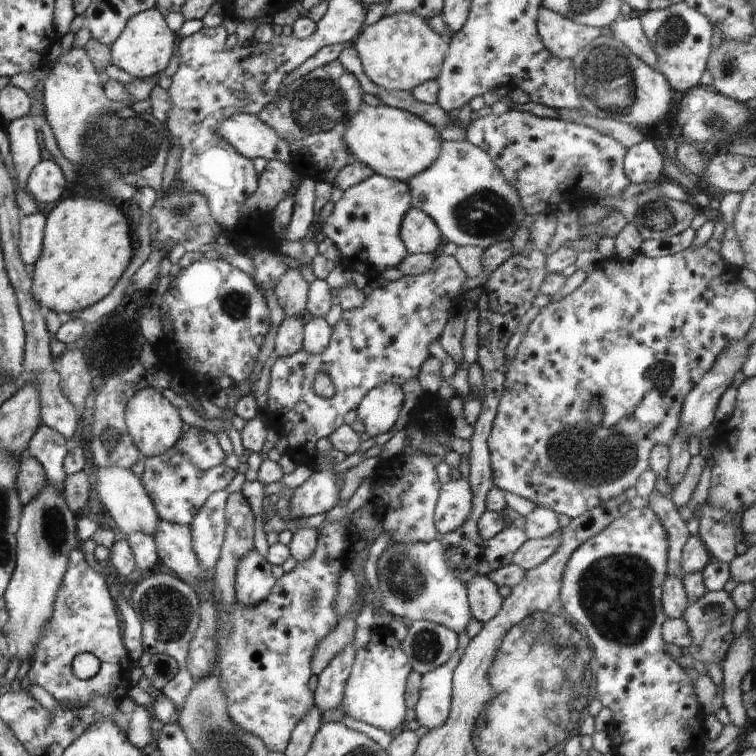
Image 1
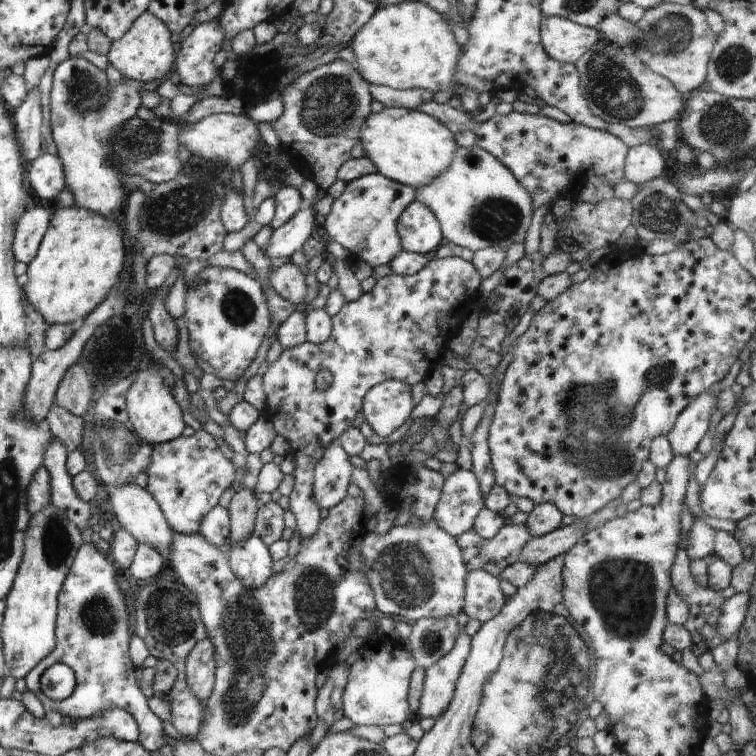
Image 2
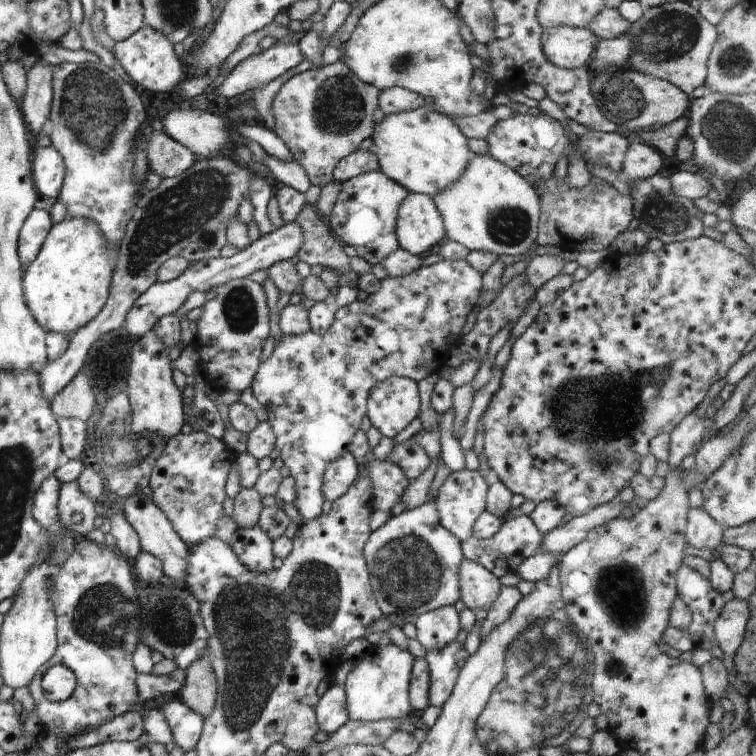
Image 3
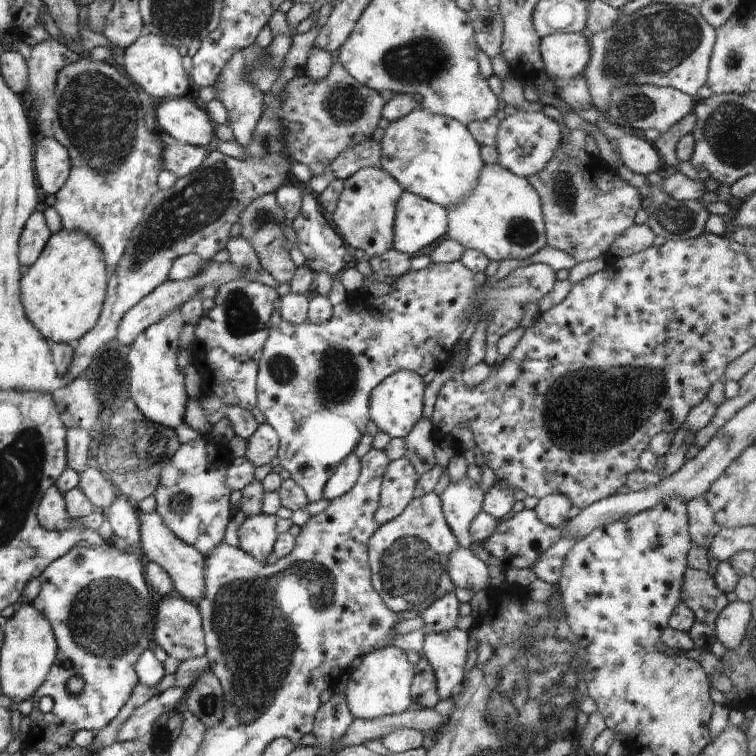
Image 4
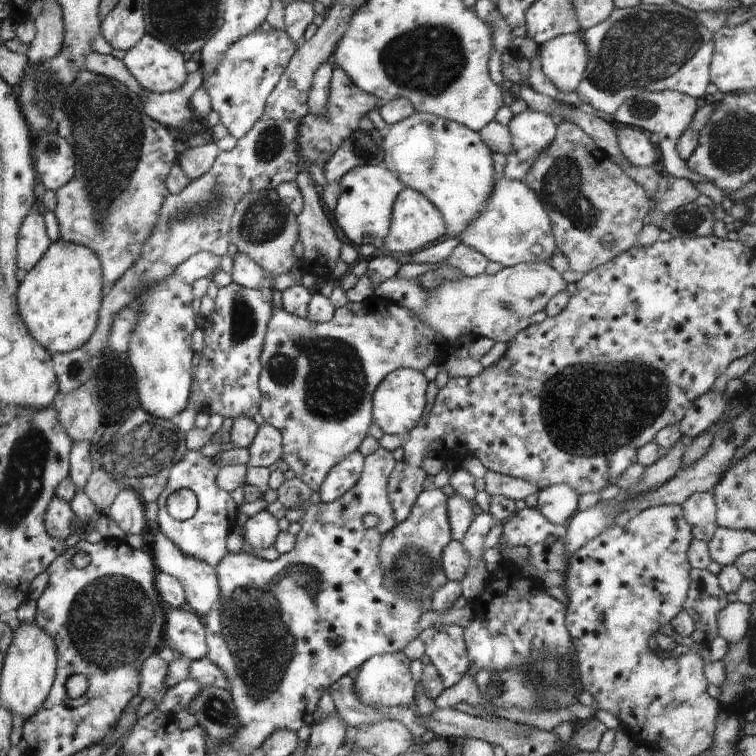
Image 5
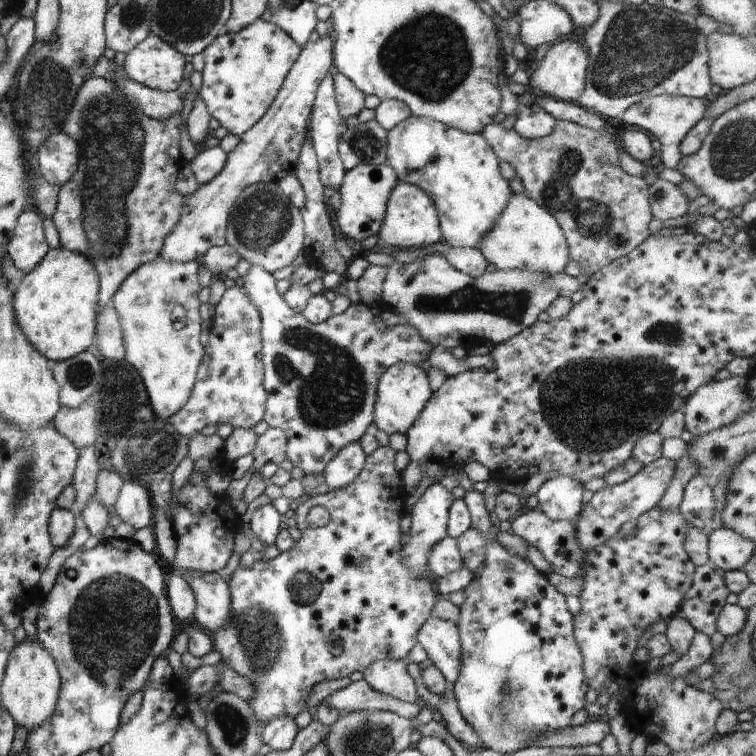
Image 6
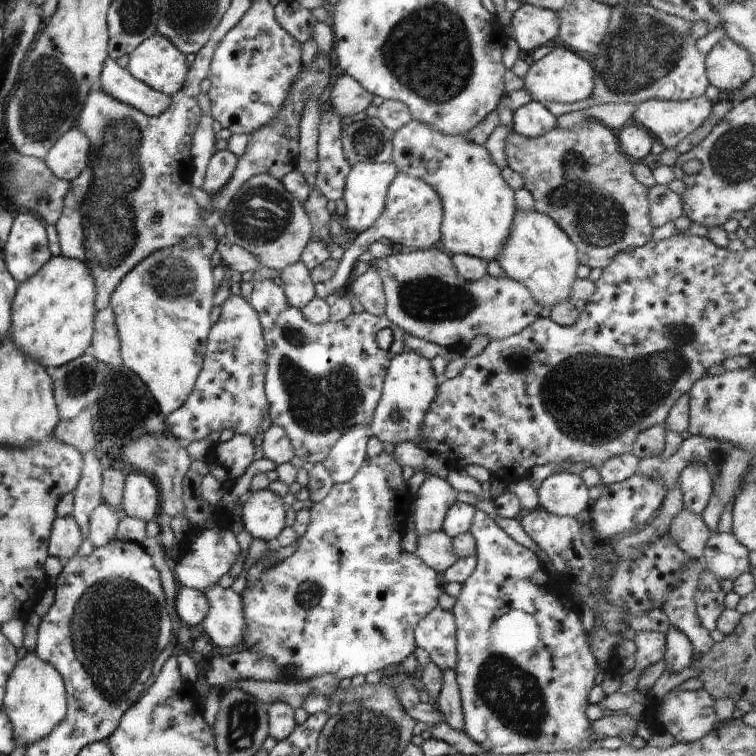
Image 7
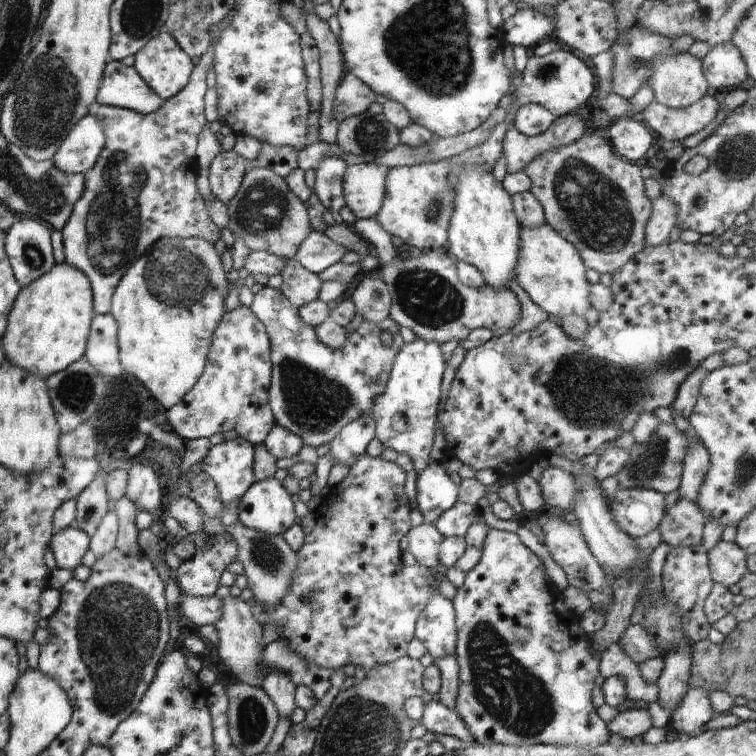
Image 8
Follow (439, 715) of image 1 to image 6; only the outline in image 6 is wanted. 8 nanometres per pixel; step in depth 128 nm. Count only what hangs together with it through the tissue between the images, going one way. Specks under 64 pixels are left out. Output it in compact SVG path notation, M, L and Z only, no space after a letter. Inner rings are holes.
M431 616L417 633L417 642L426 651L432 665L440 670L445 682L455 684L461 666L461 645L457 624Z

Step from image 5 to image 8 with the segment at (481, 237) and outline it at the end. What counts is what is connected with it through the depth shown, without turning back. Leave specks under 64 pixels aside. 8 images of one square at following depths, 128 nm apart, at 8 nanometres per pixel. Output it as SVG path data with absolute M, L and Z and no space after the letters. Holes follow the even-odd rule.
M545 222L538 228L524 228L519 226L520 252L518 252L518 264L516 264L516 277L521 287L532 302L542 308L546 314L554 318L564 318L564 316L582 316L586 310L591 307L590 304L590 282L586 278L587 268L584 266L575 246L572 246L568 240L564 240L556 230L552 230Z

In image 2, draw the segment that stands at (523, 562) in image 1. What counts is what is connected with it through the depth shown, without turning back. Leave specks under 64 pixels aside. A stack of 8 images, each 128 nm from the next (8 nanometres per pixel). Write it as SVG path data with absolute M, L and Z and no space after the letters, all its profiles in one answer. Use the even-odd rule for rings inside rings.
M576 522L569 526L562 524L544 536L532 537L522 548L519 560L539 567L552 558L568 552L586 532L587 530L580 528Z

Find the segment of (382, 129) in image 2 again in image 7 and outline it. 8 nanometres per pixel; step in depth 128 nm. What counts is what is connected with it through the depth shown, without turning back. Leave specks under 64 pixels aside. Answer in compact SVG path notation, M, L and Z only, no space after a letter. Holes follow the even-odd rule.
M411 119L406 126L393 133L392 138L392 163L397 169L408 176L414 176L430 184L440 200L444 216L441 226L440 247L450 255L468 254L482 258L487 263L498 258L504 244L508 242L514 214L516 214L515 191L504 182L501 170L496 166L492 156L484 145L476 144L472 140L466 140L466 136L442 134L428 124L422 124L418 120Z

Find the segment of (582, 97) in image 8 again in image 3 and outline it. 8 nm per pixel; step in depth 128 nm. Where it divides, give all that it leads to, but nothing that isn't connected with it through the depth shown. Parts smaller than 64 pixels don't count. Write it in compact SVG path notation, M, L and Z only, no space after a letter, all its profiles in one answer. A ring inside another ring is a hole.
M568 24L543 30L541 36L546 60L561 69L589 65L598 43L599 38L588 28L574 28Z

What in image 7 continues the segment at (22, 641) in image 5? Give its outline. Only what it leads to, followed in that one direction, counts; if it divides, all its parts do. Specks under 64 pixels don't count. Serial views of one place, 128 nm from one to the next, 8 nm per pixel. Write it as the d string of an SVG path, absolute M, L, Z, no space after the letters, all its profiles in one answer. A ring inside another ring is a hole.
M27 652L12 670L4 696L4 711L10 716L14 727L16 746L28 746L48 736L50 730L64 720L66 706L64 681L58 670L50 662L40 660L35 652Z

